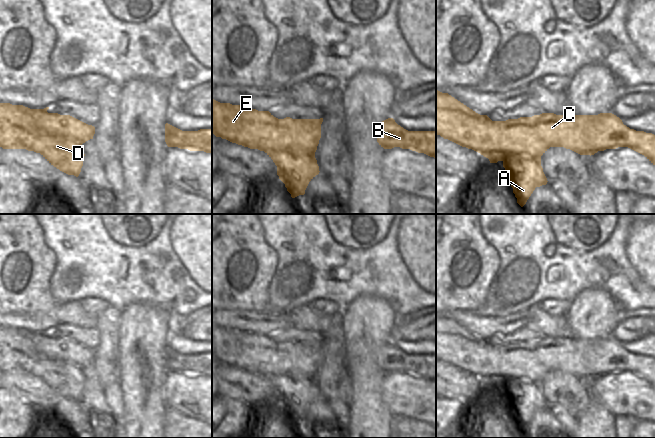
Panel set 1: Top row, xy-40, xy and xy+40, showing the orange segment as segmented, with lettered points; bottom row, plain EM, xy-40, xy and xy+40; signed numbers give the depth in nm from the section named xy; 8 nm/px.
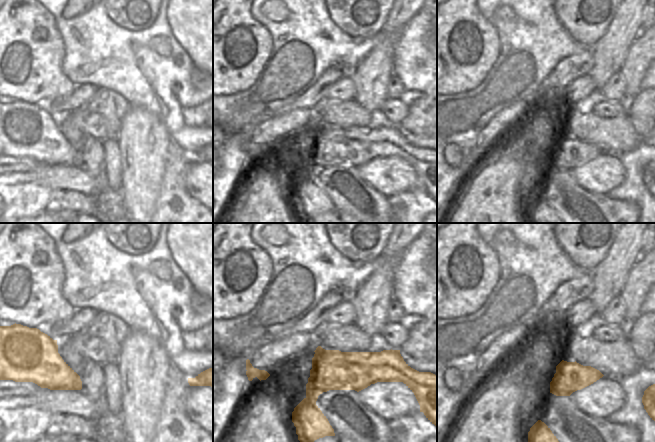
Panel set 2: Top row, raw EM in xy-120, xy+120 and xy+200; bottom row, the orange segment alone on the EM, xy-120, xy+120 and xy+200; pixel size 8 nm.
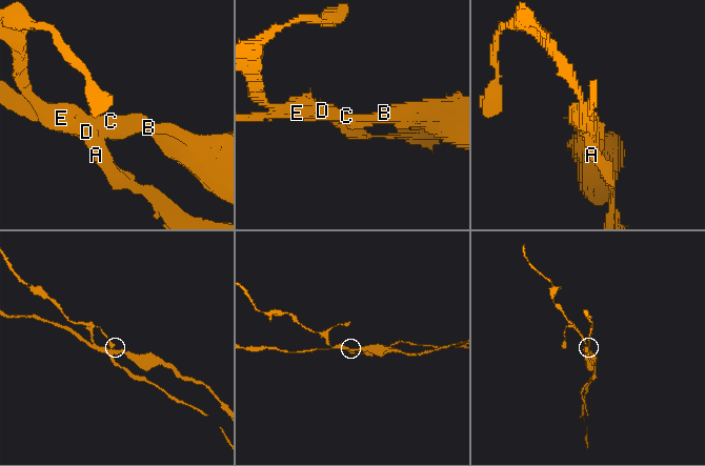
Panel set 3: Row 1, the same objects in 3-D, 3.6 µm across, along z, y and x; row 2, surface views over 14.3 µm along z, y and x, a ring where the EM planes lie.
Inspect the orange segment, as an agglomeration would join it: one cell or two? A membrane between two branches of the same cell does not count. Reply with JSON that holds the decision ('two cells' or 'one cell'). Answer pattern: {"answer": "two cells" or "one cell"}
{"answer": "two cells"}

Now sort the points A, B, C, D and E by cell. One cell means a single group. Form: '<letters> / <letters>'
A D / B C E

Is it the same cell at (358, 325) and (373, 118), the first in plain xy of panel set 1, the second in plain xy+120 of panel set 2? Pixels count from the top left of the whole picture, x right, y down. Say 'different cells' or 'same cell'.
different cells

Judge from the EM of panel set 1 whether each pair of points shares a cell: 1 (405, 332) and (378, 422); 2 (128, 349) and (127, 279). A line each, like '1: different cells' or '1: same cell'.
1: different cells
2: different cells

